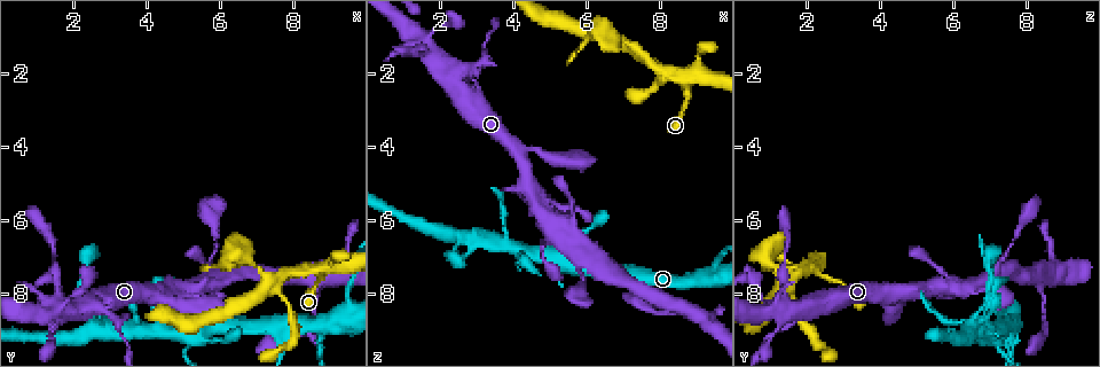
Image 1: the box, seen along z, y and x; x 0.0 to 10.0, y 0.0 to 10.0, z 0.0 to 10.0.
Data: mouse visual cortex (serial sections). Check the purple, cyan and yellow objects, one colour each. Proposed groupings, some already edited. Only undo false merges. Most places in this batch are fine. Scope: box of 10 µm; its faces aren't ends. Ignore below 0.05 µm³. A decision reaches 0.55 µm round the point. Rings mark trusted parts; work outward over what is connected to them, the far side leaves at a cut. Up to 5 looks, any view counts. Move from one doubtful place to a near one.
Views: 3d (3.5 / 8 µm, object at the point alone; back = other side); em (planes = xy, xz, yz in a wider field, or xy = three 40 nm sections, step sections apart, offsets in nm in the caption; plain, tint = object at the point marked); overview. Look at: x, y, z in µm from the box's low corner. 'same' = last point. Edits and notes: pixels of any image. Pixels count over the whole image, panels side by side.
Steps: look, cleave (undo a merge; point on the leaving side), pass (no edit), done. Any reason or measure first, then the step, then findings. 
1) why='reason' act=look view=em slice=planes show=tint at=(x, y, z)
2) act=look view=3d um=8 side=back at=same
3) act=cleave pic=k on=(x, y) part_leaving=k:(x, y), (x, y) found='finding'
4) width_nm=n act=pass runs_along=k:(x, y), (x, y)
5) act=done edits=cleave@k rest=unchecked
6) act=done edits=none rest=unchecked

why='narrows sharply' act=look view=3d um=8 at=(8.65, 7.40, 2.30)

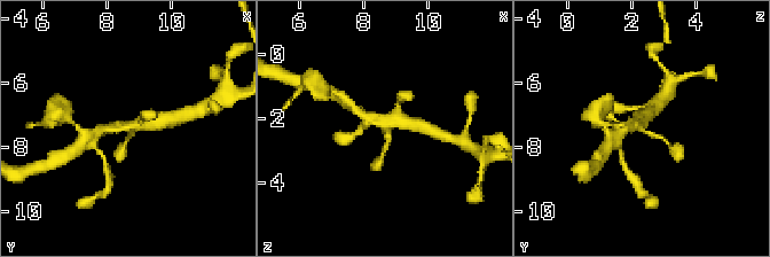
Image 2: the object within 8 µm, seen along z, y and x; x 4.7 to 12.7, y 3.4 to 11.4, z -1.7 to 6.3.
why='need the tissue' act=look view=em slice=xy step=1 show=tint at=same

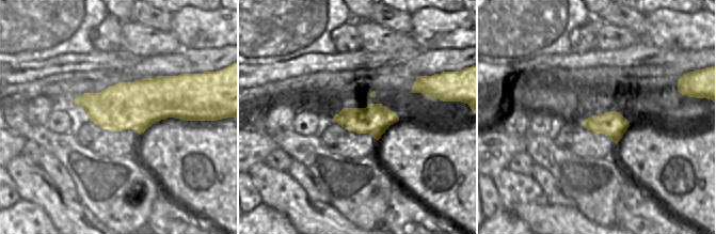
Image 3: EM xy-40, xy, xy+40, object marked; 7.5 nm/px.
act=pass runs_along=2:(382, 155), (389, 130), (359, 111) found='all the same cell'

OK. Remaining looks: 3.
why='abrupt turn' act=look view=3d um=3.5 at=(2.35, 8.40, 2.25)

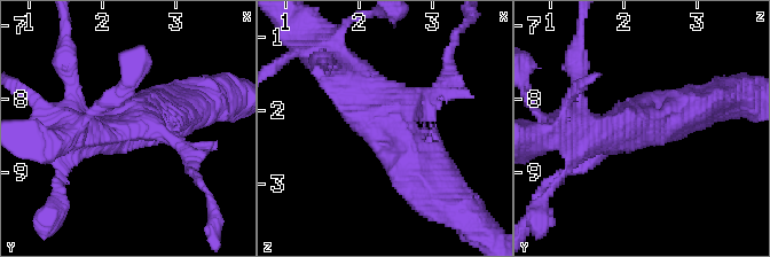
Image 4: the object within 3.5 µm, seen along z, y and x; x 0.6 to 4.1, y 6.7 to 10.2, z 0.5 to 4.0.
why='now the EM' act=look view=em slice=xy step=5 show=plain at=(2.35, 8.40, 2.20)

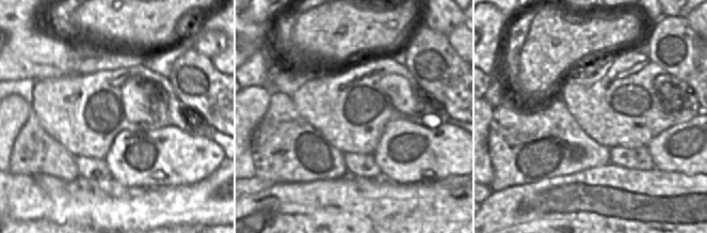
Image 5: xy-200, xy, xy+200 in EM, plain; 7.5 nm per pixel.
act=look view=em slice=xy step=5 show=tint at=same

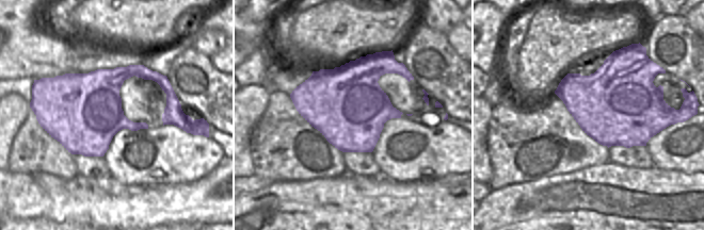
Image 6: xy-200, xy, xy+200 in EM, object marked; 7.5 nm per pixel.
arm_widths_nm=250,500,500 act=pass runs_along=4:(432, 179), (344, 85), (337, 70) found='continuous, no second cell'

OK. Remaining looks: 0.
act=done edits=none rest=unchecked

